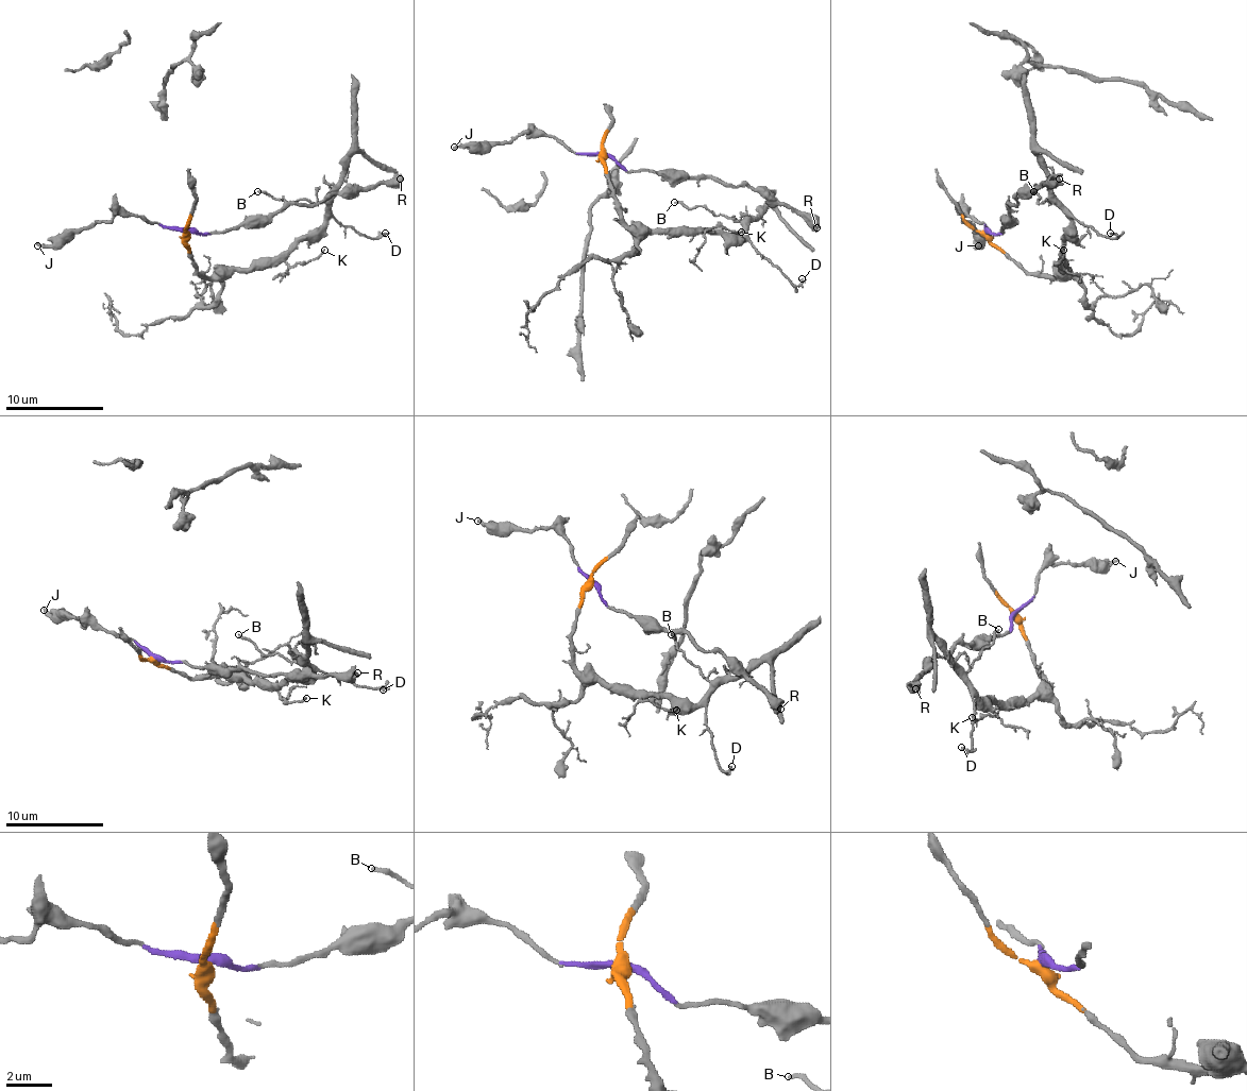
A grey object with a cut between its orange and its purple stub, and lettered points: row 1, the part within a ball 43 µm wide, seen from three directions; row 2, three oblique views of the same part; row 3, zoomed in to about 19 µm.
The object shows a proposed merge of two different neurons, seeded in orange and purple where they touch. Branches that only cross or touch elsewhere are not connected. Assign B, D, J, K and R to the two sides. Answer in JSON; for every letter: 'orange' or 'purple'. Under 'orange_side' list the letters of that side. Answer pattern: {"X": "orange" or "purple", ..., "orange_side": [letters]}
{"B": "orange", "D": "orange", "J": "purple", "K": "orange", "R": "purple", "orange_side": ["B", "D", "K"]}

